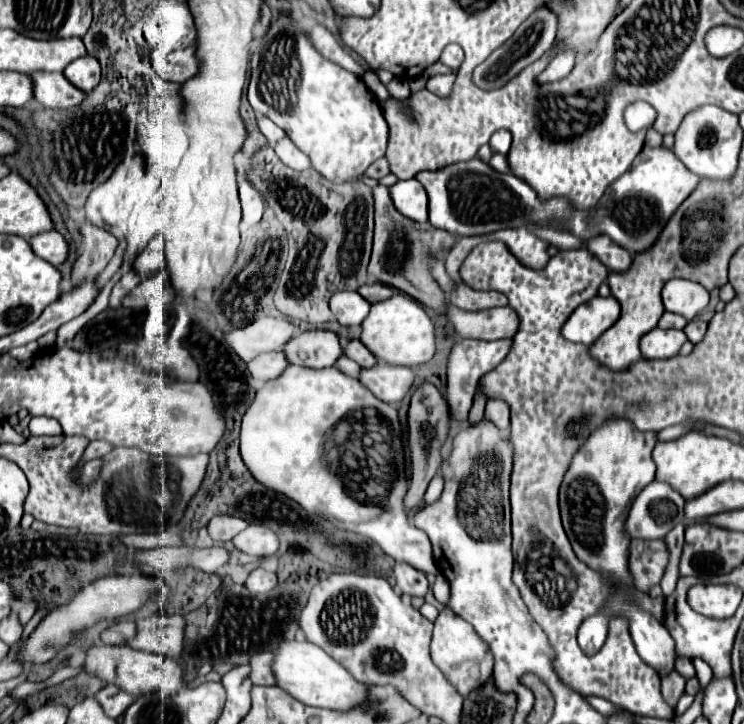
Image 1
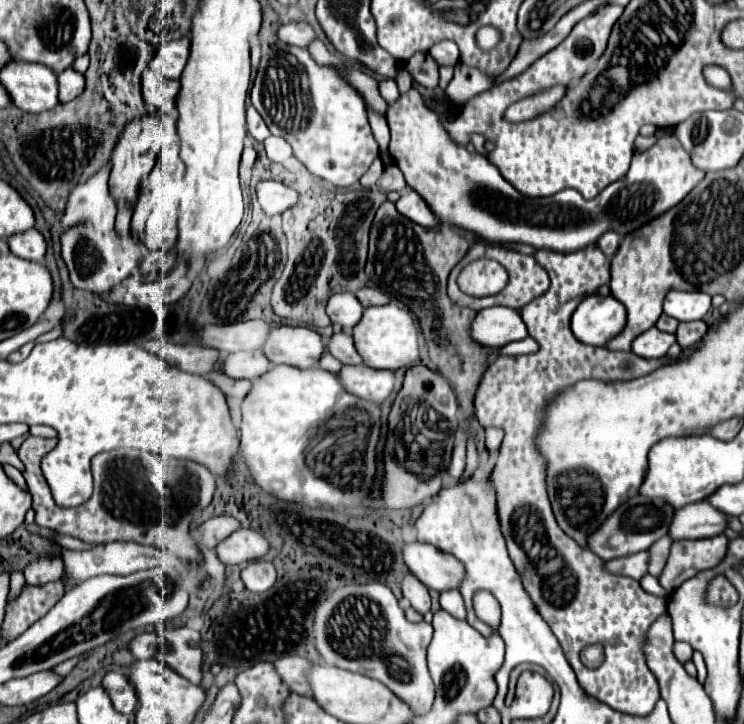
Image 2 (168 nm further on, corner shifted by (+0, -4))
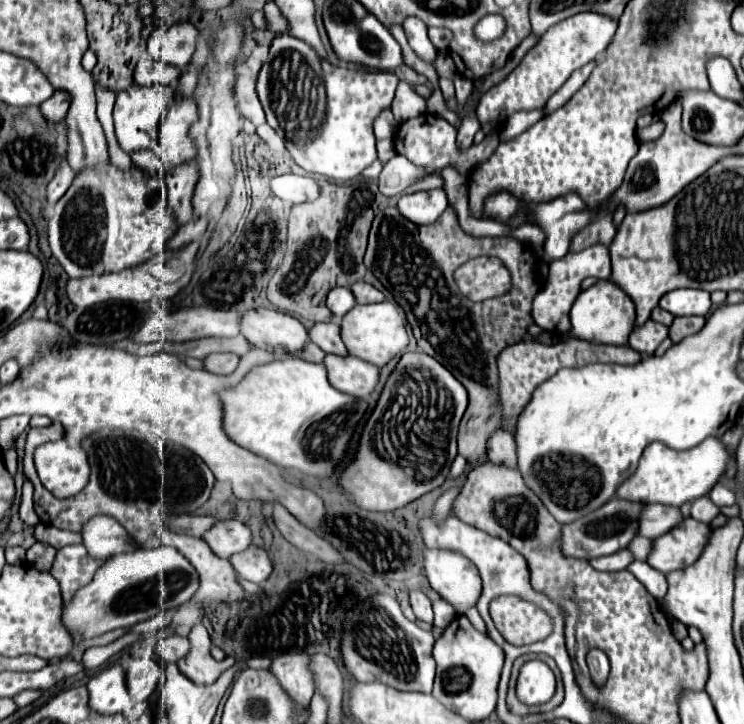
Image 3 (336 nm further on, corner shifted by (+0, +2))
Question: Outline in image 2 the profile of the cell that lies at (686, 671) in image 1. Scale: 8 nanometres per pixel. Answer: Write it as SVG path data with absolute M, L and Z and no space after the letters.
M675 643L675 657L681 661L681 663L687 663L687 661L691 661L691 657L693 657L693 649L687 645L687 643Z

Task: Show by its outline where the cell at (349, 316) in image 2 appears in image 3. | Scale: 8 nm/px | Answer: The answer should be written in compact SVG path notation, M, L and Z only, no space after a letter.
M335 287L327 295L327 307L337 317L343 317L353 305L355 305L355 297L353 297L351 289L347 289L347 287Z

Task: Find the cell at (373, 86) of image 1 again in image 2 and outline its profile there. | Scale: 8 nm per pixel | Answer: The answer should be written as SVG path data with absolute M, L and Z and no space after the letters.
M411 87L407 93L403 93L395 103L387 107L387 123L391 129L391 143L389 151L397 163L397 167L403 171L405 181L411 189L415 189L429 205L429 209L435 213L439 223L475 233L479 239L491 241L491 243L525 243L535 249L551 249L559 253L571 253L577 249L583 249L587 245L595 245L599 237L607 231L615 231L621 237L629 235L631 231L647 225L657 215L663 215L671 207L675 207L703 177L705 173L691 165L689 155L683 151L679 141L675 139L673 131L665 131L665 135L647 151L635 153L631 161L631 169L625 177L605 187L605 191L595 197L593 201L585 201L579 191L565 189L549 197L525 197L521 195L511 183L507 183L499 169L489 163L487 157L479 153L469 153L465 147L455 145L443 125L439 123L439 117L429 111L423 103L421 93Z

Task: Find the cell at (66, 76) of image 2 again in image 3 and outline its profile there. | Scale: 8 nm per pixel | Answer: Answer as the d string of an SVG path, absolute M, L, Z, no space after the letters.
M55 91L55 95L51 99L47 99L45 103L41 103L41 113L45 121L63 121L69 109L69 97L63 91Z

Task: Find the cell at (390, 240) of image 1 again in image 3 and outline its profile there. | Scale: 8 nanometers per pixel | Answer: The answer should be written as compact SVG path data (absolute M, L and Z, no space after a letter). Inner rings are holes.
M449 205L435 221L433 225L421 225L421 231L417 225L413 225L409 219L405 219L397 207L387 207L375 215L373 227L369 231L369 247L365 253L365 265L373 271L373 275L383 283L383 287L395 297L395 301L405 309L407 321L411 323L413 335L417 339L417 349L435 357L439 363L443 363L469 391L469 407L463 415L461 427L459 427L459 455L463 455L469 463L479 463L487 455L487 441L495 429L503 429L503 417L499 417L499 371L497 371L497 357L499 353L511 345L519 343L527 335L527 327L533 323L531 317L531 303L533 297L539 293L541 285L545 285L545 279L541 279L541 273L537 273L541 259L537 257L537 251L529 243L521 243L513 237L471 237L467 235L459 221L455 209ZM475 257L497 257L511 273L511 289L501 295L487 299L485 305L475 303L467 299L455 279L453 273L457 267L467 263Z

